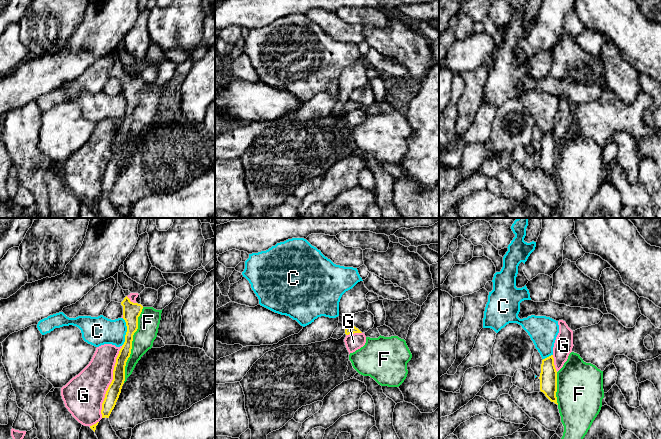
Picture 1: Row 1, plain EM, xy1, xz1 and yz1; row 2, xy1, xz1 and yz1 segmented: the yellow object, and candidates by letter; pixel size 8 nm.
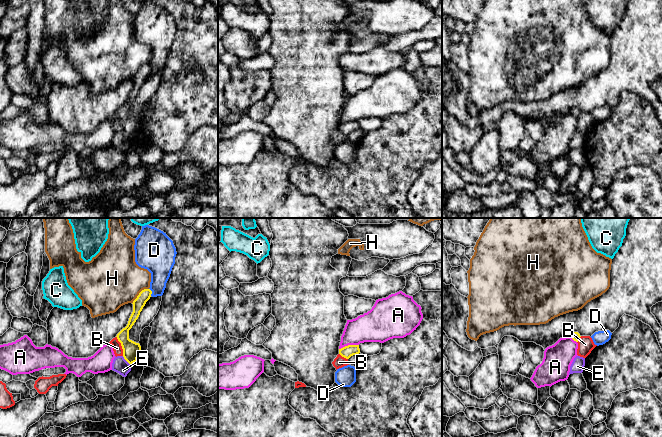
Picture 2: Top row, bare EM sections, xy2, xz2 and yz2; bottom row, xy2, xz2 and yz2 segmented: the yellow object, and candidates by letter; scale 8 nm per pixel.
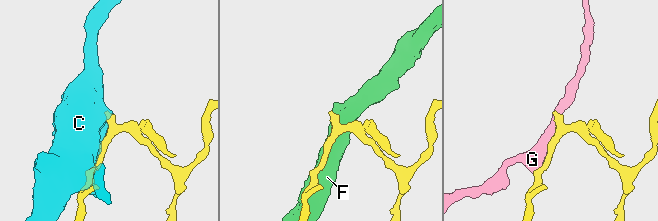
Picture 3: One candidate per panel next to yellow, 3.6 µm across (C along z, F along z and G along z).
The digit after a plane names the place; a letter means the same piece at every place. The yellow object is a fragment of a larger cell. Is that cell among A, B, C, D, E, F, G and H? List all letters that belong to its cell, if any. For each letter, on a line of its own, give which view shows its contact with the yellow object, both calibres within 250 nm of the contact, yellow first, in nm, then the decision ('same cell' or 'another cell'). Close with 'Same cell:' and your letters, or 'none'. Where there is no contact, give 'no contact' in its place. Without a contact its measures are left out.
A: contact in xz2; calibres 90 and 240 nm; another cell
B: contact in xy2; calibres 140 and 80 nm; another cell
C: contact in xy1; calibres 140 and 240 nm; another cell
D: contact in xy2; calibres 90 and 220 nm; another cell
E: contact in xy2; calibres 140 and 120 nm; another cell
F: contact in xy1; calibres 130 and 180 nm; another cell
G: contact in xy1; calibres 110 and 320 nm; another cell
H: contact in xy2; calibres 90 and 460 nm; another cell
Same cell: none

